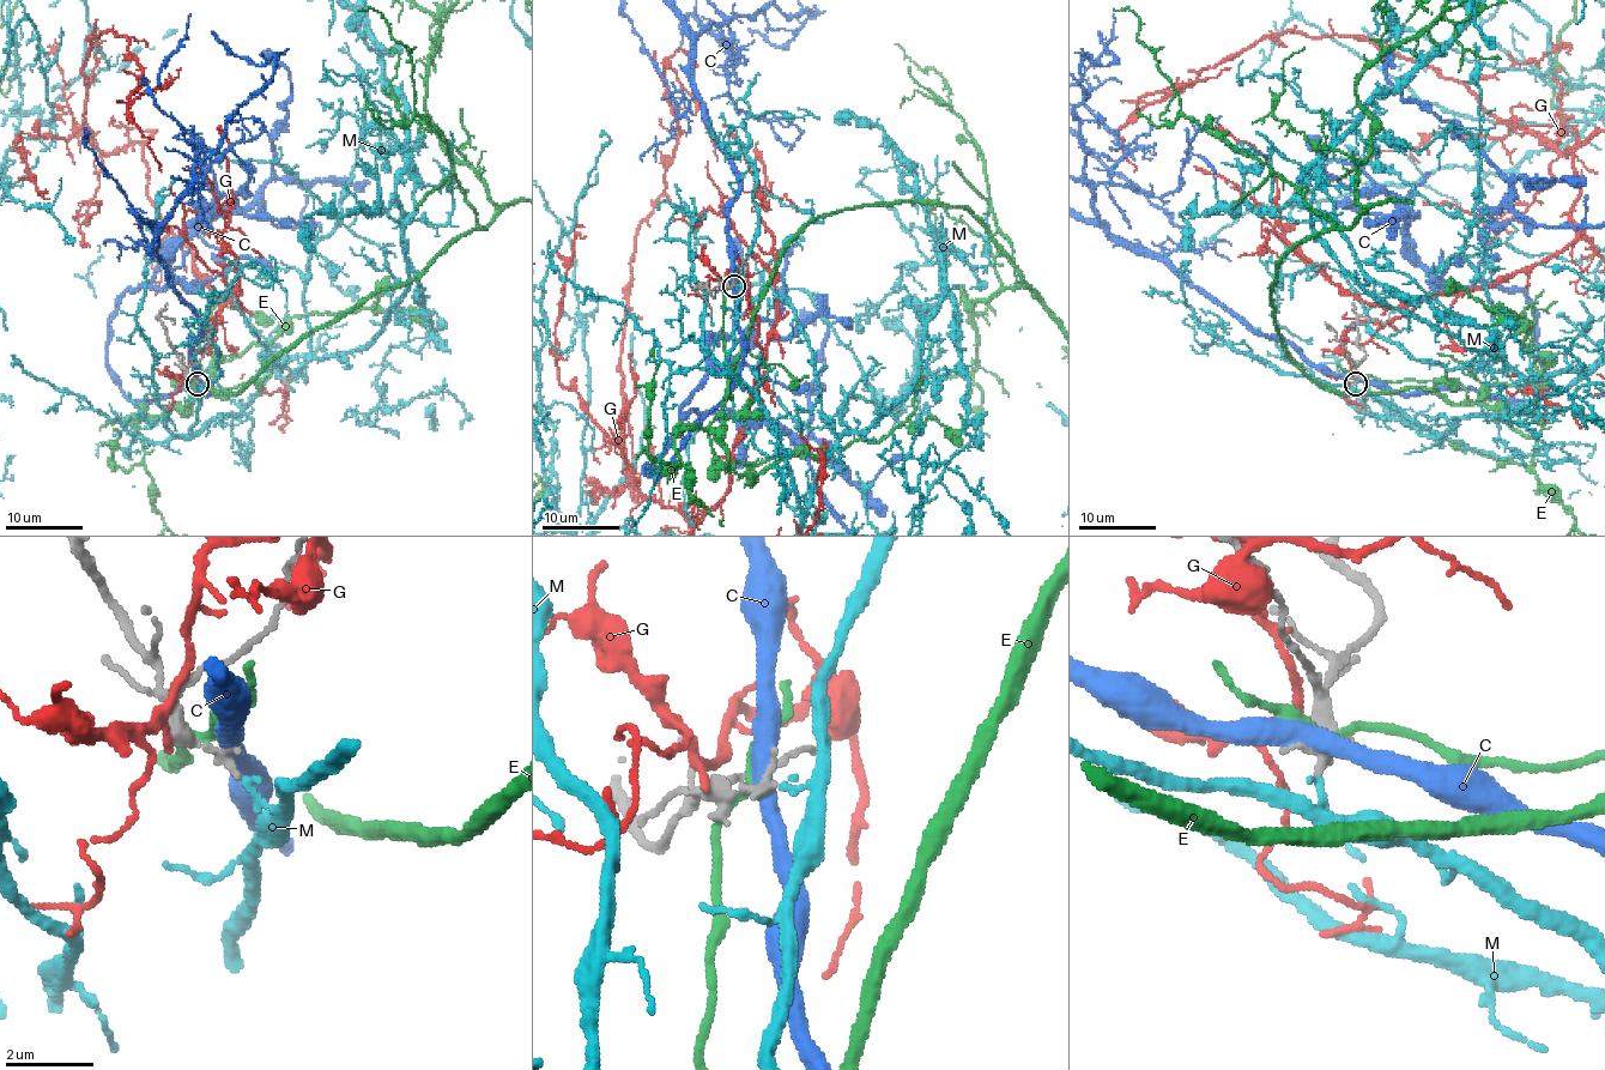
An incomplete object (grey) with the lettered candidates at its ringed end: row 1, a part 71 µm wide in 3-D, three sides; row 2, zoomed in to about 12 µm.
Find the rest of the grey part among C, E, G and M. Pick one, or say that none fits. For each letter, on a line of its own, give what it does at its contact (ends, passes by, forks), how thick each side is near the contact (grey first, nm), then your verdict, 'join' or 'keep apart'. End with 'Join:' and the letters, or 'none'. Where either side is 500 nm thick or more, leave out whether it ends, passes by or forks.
C: it passes by; 240 nm thick on the grey side, 440 nm on the other; keep apart
E: it passes by; 300 nm thick on the grey side, 180 nm on the other; keep apart
G: it passes by; 300 nm thick on the grey side, 200 nm on the other; keep apart
M: it ends there; 150 nm thick on the grey side, 160 nm on the other; join
Join: M

